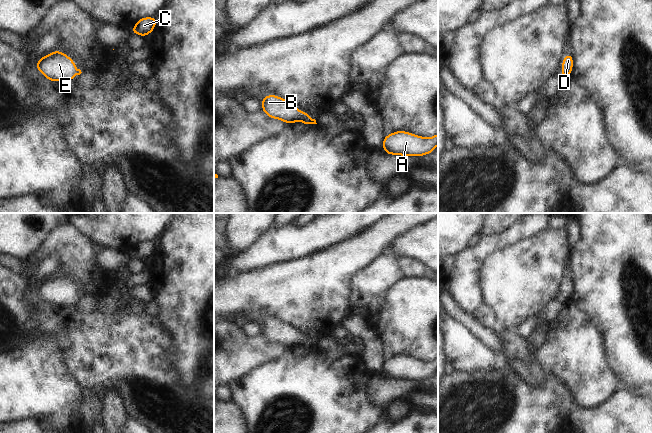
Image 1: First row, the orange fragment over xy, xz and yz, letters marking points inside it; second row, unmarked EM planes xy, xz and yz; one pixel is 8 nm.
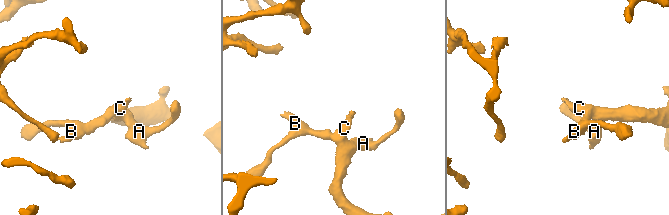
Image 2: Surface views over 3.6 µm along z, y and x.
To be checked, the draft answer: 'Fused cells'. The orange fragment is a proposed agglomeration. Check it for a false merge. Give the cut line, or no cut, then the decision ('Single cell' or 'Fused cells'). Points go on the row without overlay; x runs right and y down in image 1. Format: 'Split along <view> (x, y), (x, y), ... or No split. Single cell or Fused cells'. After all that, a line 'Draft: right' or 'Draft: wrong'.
No split. Single cell
Draft: wrong

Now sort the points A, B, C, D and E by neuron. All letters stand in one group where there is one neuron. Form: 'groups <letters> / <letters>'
groups A B C D E

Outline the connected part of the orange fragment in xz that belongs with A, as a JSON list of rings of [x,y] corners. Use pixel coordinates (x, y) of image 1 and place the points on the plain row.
[[[395,355],[384,361],[383,375],[389,379],[428,379],[438,370],[438,357],[433,361],[421,361],[407,355]]]

